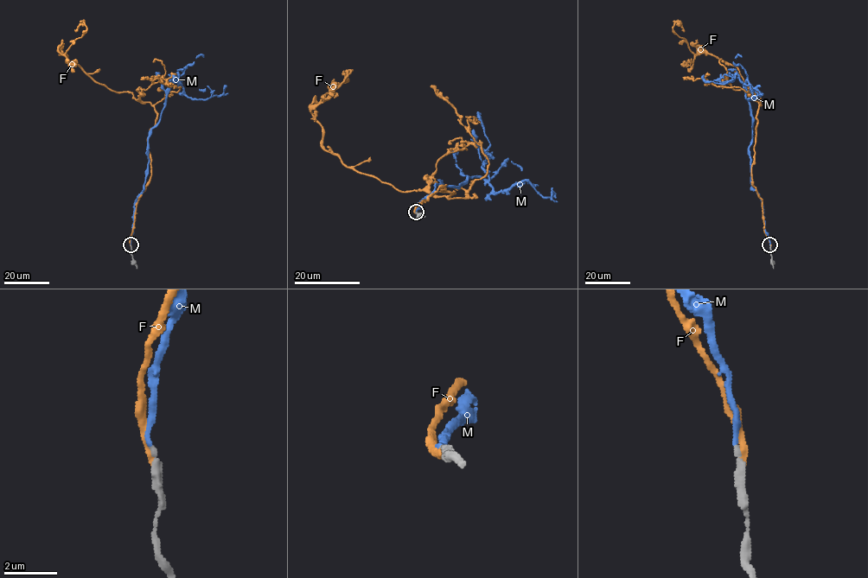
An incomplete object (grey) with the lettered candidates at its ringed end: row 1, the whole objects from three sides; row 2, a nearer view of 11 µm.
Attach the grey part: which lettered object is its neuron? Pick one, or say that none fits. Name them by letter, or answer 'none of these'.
M

